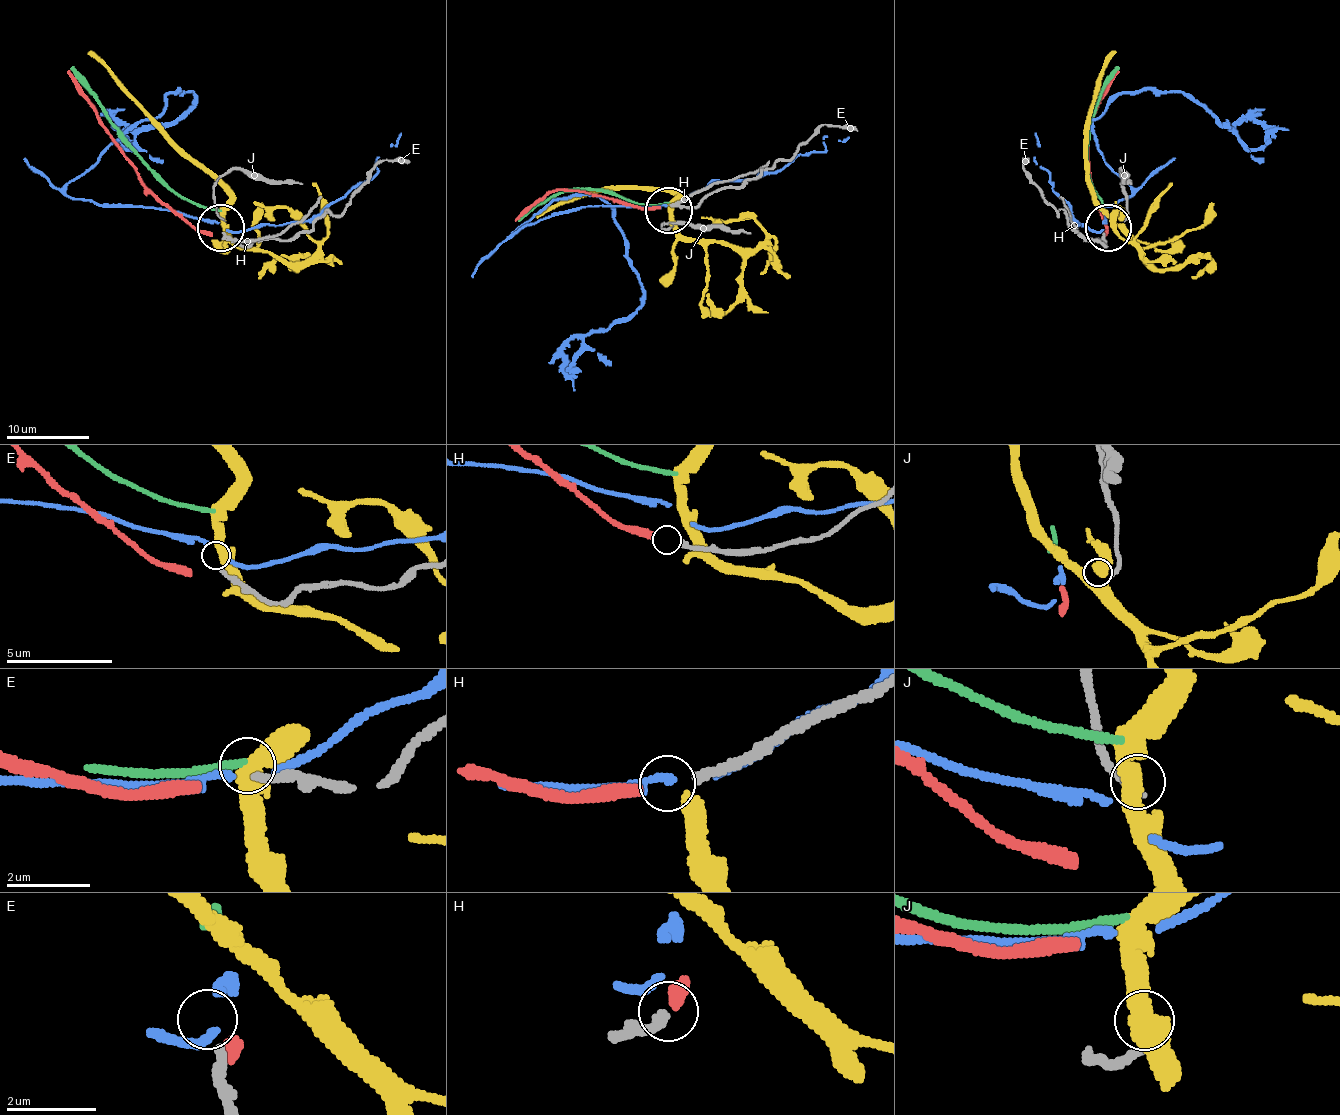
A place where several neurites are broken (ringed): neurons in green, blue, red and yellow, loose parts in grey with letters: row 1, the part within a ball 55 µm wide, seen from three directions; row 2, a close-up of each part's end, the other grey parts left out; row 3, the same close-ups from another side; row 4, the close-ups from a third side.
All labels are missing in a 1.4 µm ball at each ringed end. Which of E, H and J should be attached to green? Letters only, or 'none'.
none

